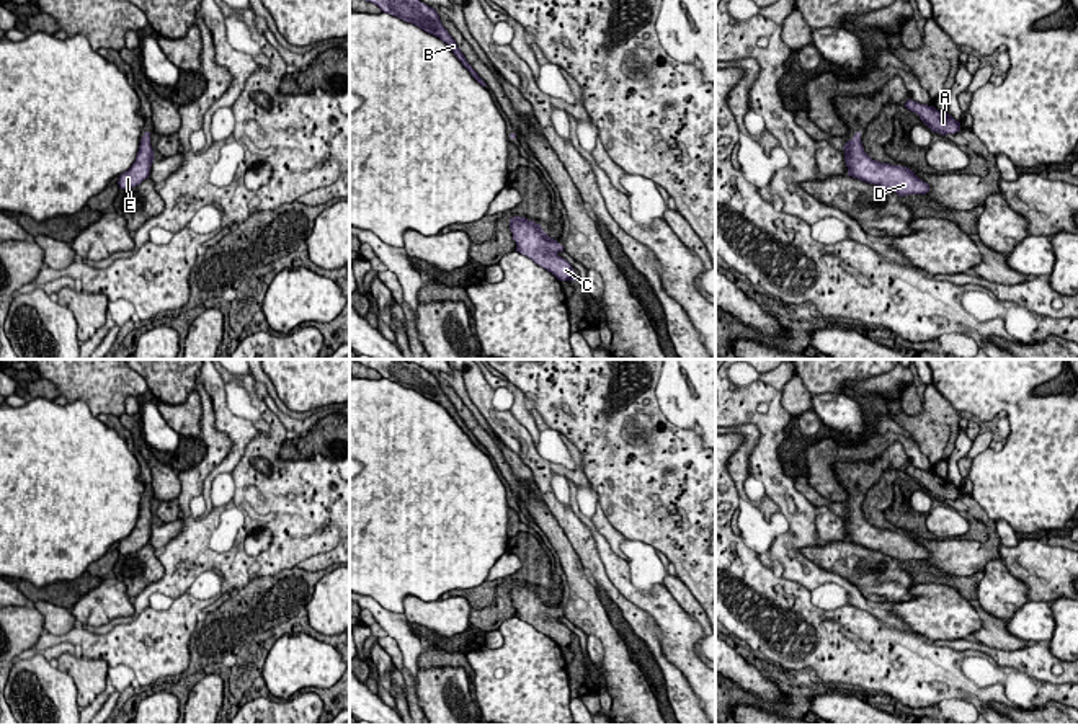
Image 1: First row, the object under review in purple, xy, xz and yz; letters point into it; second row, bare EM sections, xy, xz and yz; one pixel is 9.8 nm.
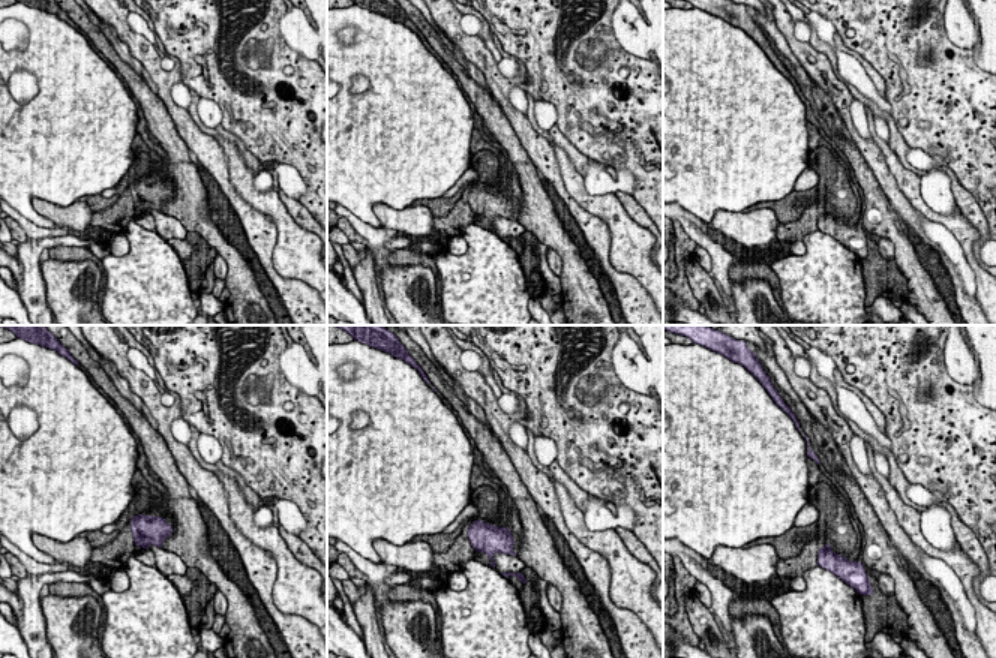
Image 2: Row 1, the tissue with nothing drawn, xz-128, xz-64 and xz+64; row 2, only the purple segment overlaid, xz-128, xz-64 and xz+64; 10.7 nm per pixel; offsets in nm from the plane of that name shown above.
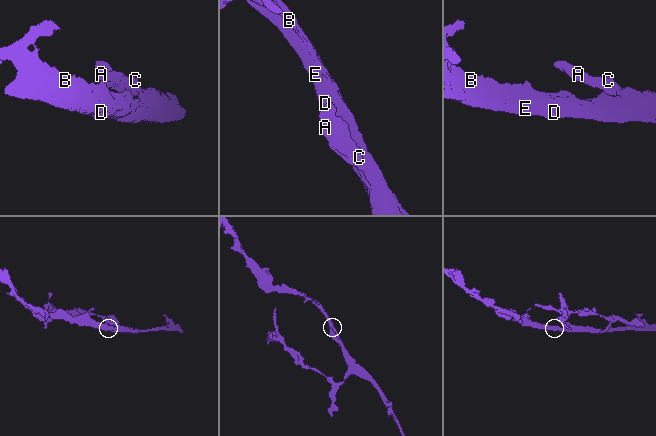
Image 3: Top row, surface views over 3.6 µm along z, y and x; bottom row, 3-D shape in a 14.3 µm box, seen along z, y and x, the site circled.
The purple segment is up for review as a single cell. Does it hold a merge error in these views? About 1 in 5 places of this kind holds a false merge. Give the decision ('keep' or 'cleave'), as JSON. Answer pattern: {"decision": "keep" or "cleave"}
{"decision": "keep"}

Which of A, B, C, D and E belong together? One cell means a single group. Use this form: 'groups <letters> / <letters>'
groups A B C D E

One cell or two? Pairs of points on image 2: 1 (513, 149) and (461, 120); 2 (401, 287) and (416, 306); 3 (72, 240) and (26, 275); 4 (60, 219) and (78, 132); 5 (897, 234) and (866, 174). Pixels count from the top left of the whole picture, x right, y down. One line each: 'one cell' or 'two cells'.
1: two cells
2: one cell
3: one cell
4: two cells
5: one cell

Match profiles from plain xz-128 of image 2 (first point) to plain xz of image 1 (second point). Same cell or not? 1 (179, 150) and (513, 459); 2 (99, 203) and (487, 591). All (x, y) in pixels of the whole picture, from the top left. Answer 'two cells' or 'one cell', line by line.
1: two cells
2: one cell

